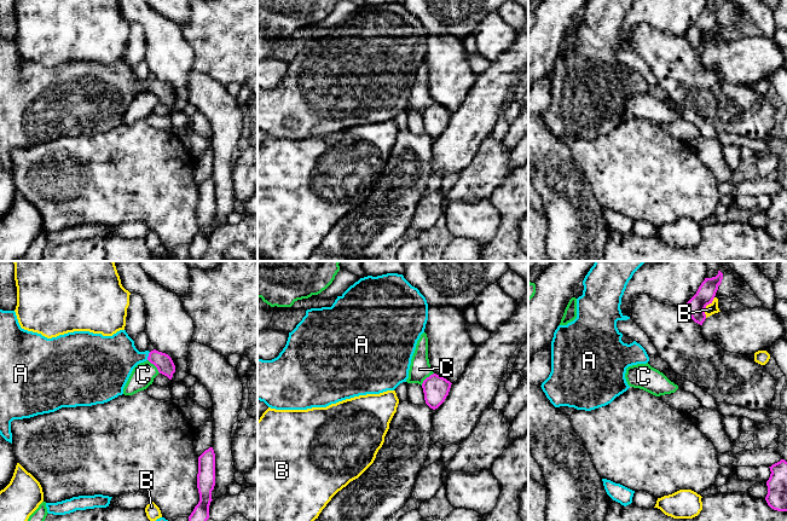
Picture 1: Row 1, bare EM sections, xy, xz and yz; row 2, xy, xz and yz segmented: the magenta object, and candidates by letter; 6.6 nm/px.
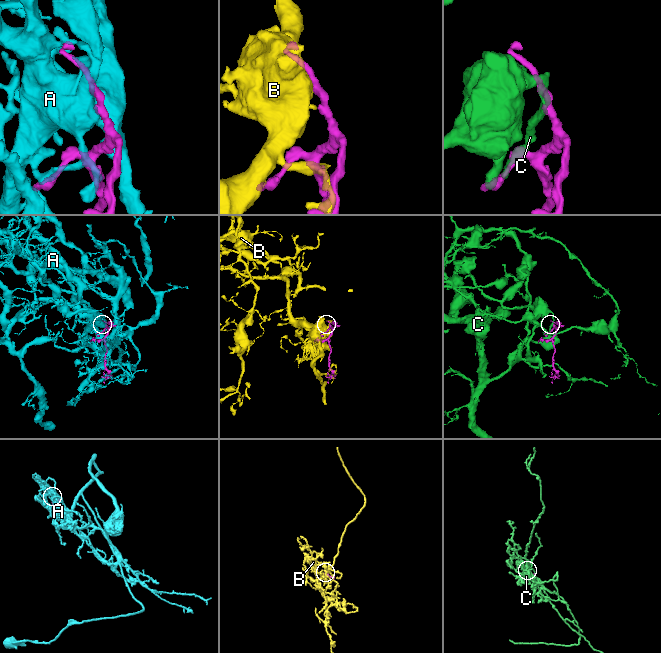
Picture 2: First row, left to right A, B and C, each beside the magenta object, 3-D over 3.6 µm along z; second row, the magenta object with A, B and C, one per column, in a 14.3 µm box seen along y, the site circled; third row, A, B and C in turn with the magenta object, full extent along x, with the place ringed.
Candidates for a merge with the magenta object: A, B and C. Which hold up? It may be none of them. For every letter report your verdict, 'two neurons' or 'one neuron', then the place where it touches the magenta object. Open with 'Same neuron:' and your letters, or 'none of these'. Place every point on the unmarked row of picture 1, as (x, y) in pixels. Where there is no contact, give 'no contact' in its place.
Same neuron: A
A: one neuron; contact xy (149, 85)
B: two neurons; contact yz (705, 36)
C: two neurons; contact xy (155, 94)

